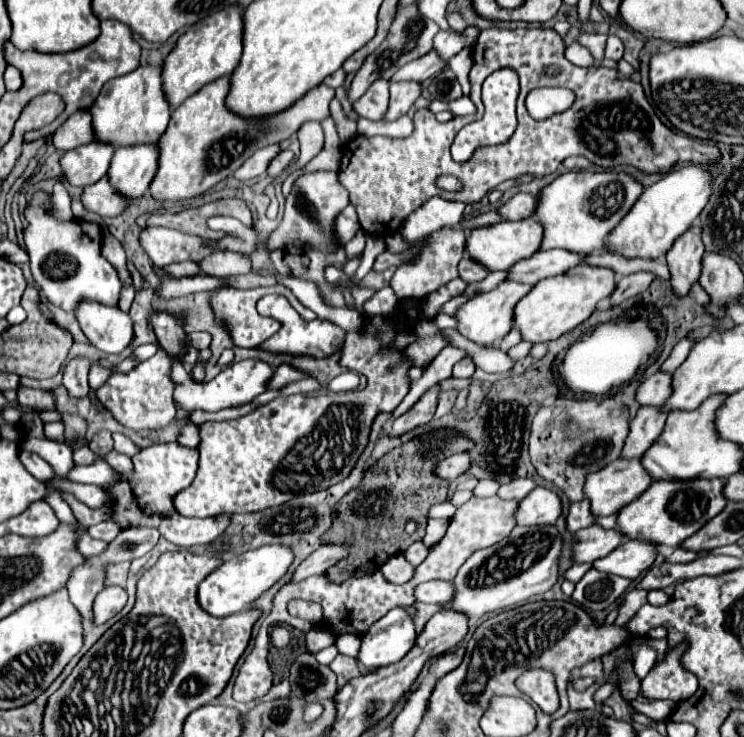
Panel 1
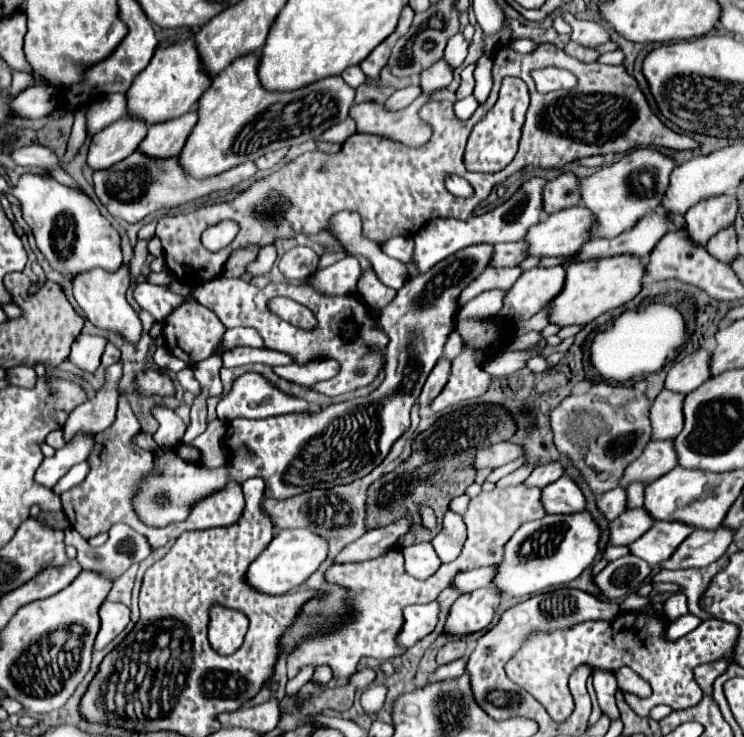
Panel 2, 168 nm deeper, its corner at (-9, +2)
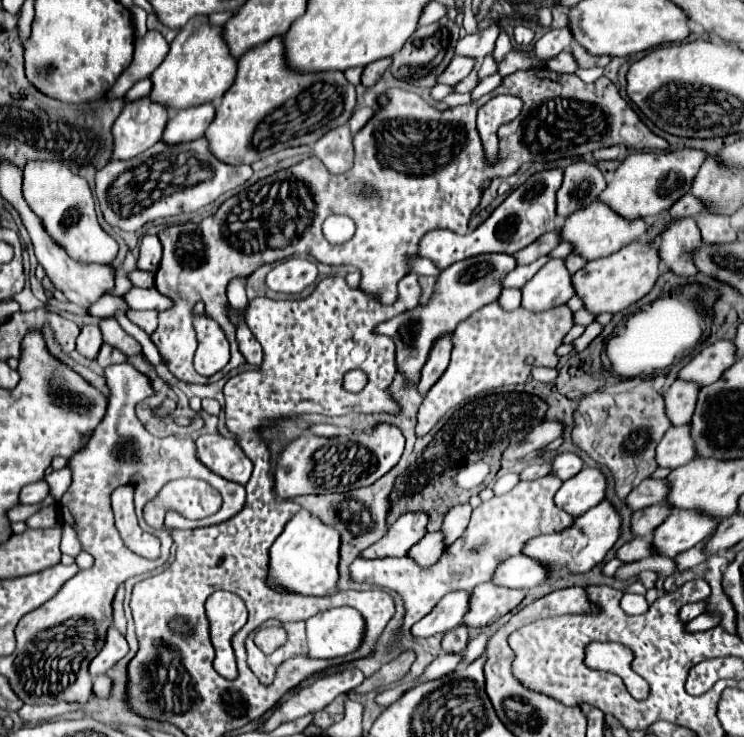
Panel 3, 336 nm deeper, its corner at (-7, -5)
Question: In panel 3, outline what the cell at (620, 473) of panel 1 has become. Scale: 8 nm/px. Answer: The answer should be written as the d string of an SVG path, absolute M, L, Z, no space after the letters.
M691 423L681 427L671 427L661 443L657 445L657 463L659 467L681 467L695 459L695 443L691 437Z

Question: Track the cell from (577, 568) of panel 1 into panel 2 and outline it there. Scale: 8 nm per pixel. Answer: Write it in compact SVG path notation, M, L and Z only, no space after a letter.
M607 546L605 554L603 554L603 560L613 562L613 560L617 560L621 556L627 556L627 554L629 554L629 548L627 546Z

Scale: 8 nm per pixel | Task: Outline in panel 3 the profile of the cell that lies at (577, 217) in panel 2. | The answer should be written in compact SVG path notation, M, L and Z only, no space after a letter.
M593 201L591 205L575 211L569 215L569 219L565 221L563 229L561 229L561 239L563 241L571 241L575 245L575 253L583 255L587 261L591 259L599 259L599 257L607 257L613 251L619 251L621 247L625 247L627 243L633 243L637 239L641 239L647 231L649 231L651 223L647 223L647 219L625 219L619 213L611 211L609 205L605 205L603 201Z

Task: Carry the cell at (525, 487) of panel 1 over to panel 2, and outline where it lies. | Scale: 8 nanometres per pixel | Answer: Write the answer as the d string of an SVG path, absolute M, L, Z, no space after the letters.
M551 462L545 466L537 466L523 484L529 488L545 488L547 484L555 482L561 476L563 476L563 466L559 462Z

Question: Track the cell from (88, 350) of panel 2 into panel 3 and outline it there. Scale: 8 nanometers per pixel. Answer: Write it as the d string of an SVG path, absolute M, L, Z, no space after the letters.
M85 325L81 329L81 335L77 337L77 351L87 359L95 359L101 345L103 345L103 339L101 339L99 325Z

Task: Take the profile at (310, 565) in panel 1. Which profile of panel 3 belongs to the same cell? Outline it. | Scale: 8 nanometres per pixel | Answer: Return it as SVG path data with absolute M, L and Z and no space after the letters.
M411 511L411 513L401 515L389 527L389 533L381 541L367 547L361 557L377 559L377 557L403 557L403 555L407 555L407 551L425 537L427 521L429 521L429 515L419 513L419 511Z

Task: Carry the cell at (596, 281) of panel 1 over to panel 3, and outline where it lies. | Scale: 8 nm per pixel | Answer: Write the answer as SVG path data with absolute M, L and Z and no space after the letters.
M635 241L607 257L587 261L587 265L573 275L573 285L585 309L591 313L619 313L653 289L659 277L659 261L659 251L653 241Z

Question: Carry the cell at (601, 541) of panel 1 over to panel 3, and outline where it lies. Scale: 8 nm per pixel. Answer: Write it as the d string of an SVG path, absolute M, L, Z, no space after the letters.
M669 503L663 505L649 505L645 509L639 509L633 513L631 519L631 529L637 537L649 537L669 515L673 507Z

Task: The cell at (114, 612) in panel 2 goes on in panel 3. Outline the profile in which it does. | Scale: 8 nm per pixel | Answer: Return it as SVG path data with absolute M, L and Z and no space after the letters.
M111 627L111 631L107 633L107 641L105 641L103 651L89 665L89 675L97 677L97 675L109 671L119 659L123 659L127 655L127 651L129 651L129 645L127 645L125 637L119 635L119 631L113 631L113 627Z

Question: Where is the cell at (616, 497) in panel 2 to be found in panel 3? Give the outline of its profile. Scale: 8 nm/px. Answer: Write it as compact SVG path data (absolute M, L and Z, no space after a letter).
M645 479L631 495L627 497L627 505L637 511L647 505L655 503L665 503L669 495L669 481L667 479Z

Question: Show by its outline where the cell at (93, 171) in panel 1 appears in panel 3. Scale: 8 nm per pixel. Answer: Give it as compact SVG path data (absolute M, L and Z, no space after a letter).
M149 97L131 101L115 121L113 159L131 159L161 141L169 109Z

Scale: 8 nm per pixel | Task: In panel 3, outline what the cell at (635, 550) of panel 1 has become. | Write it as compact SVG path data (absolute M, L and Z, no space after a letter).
M673 511L665 523L661 523L653 533L653 547L663 557L675 557L681 551L691 549L699 541L707 539L711 531L719 525L719 519L703 511Z

